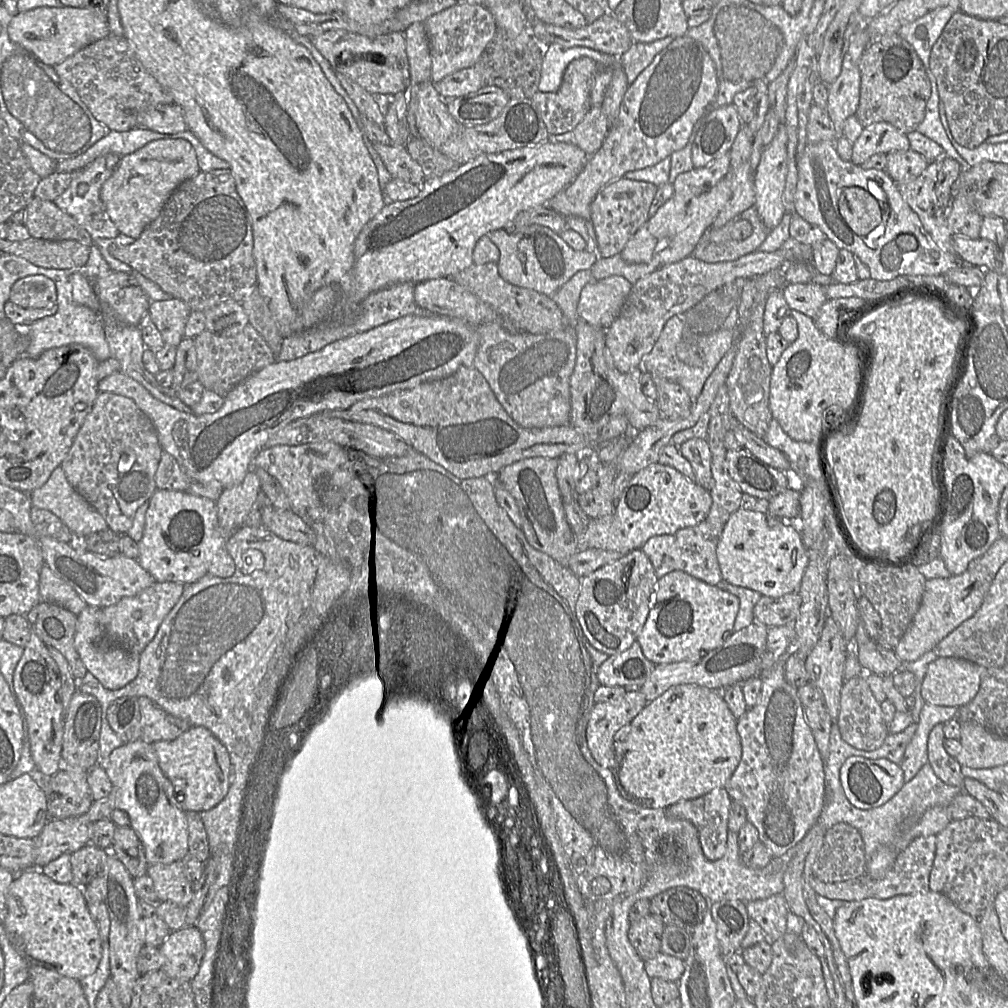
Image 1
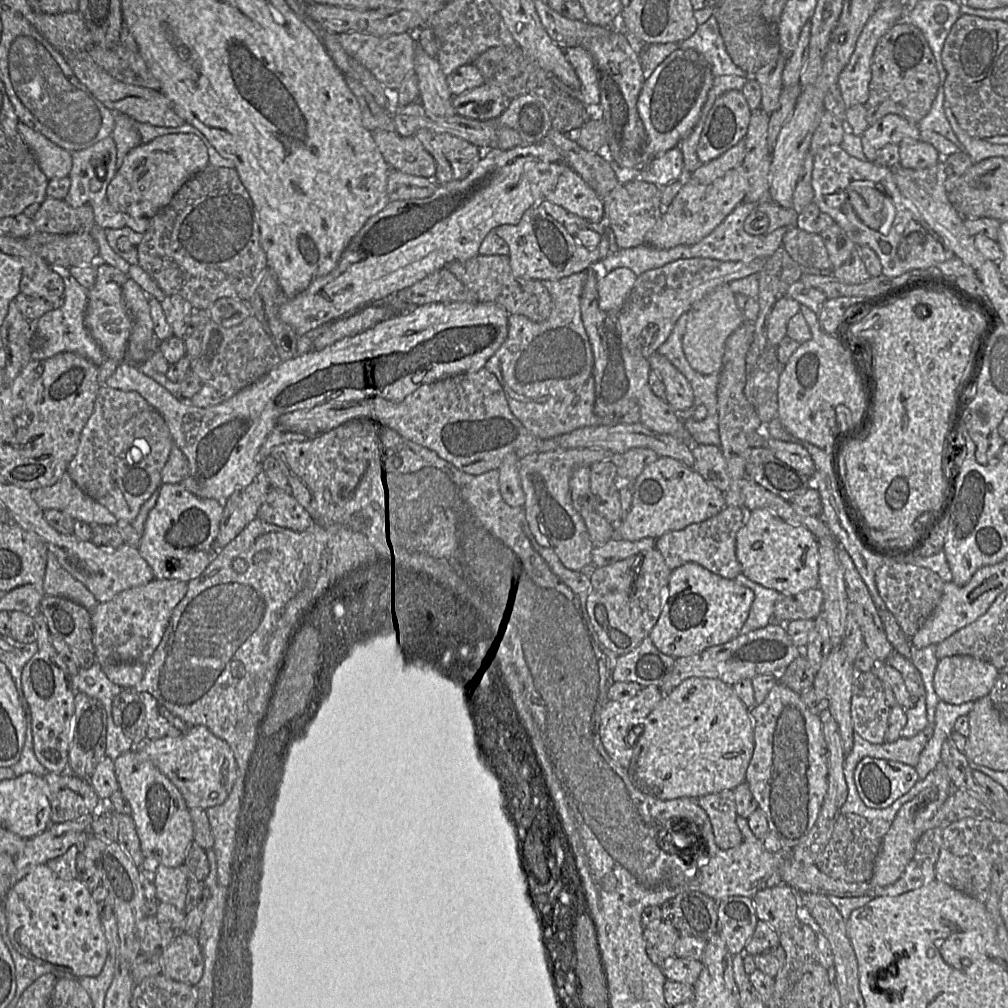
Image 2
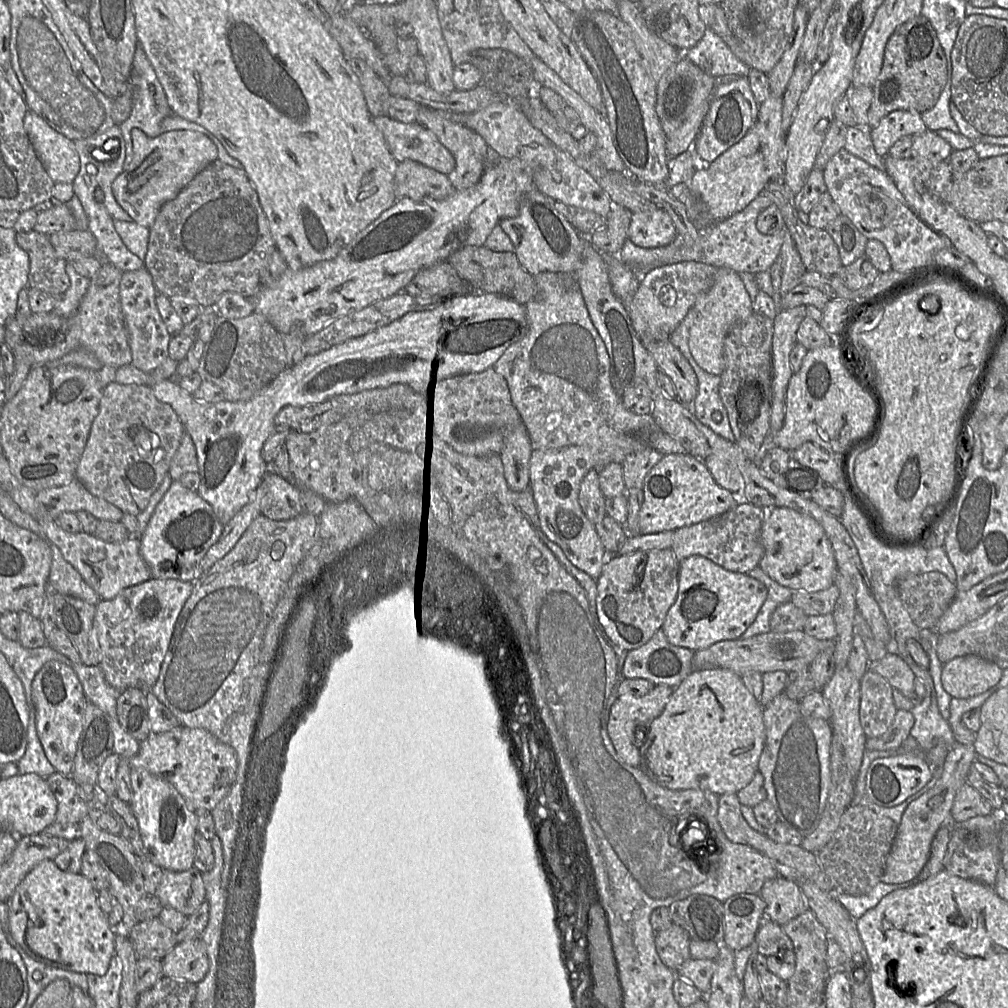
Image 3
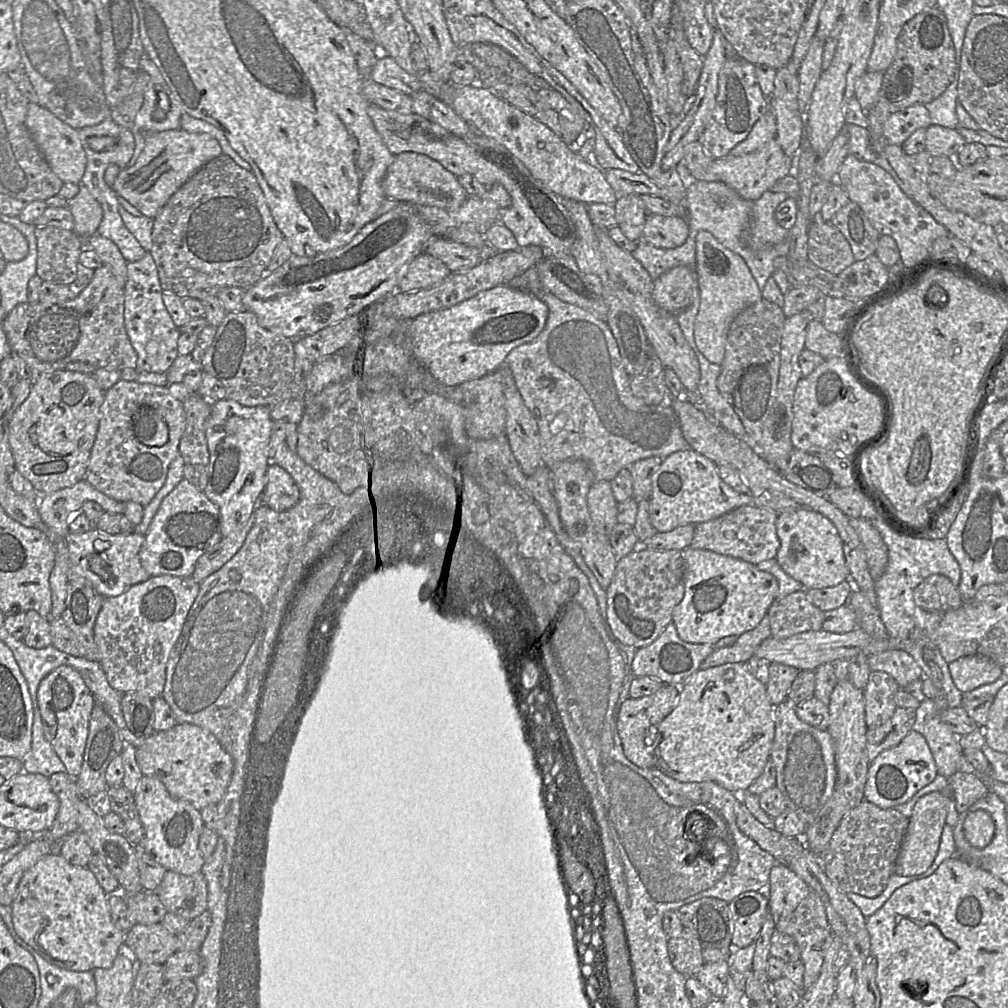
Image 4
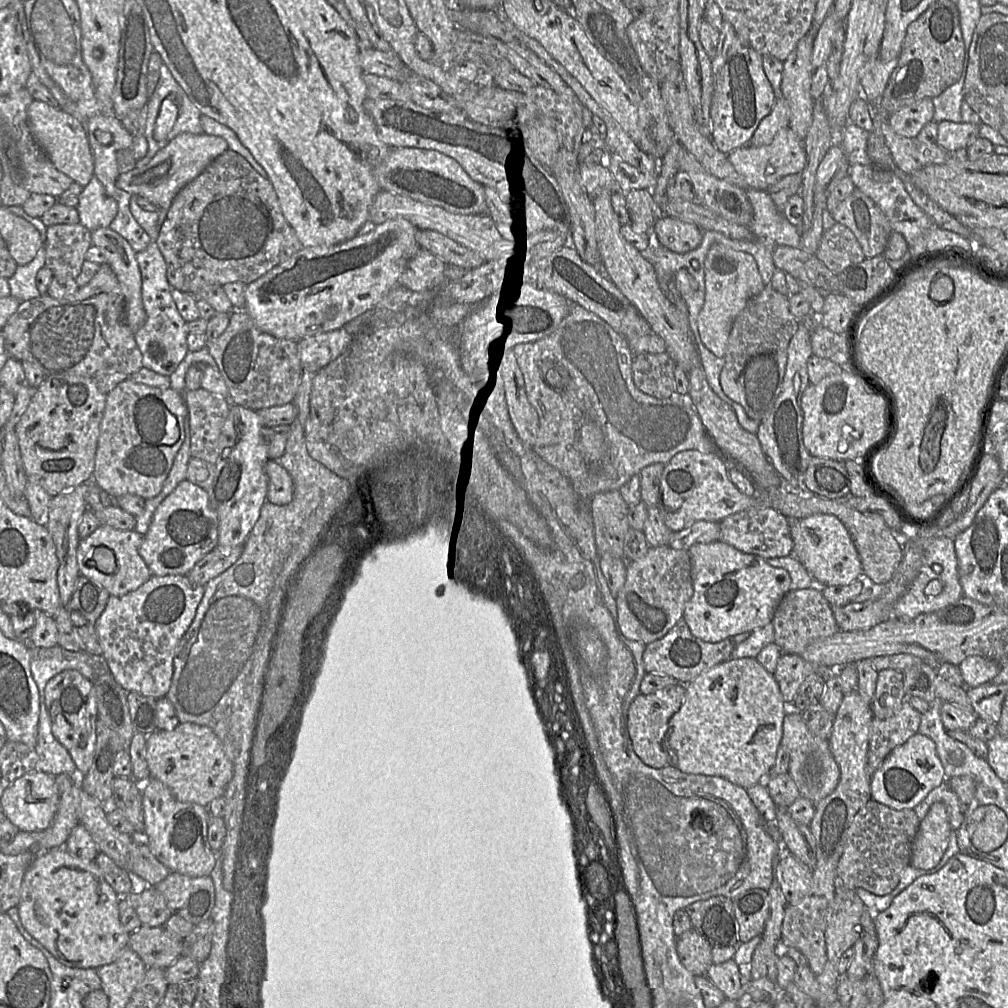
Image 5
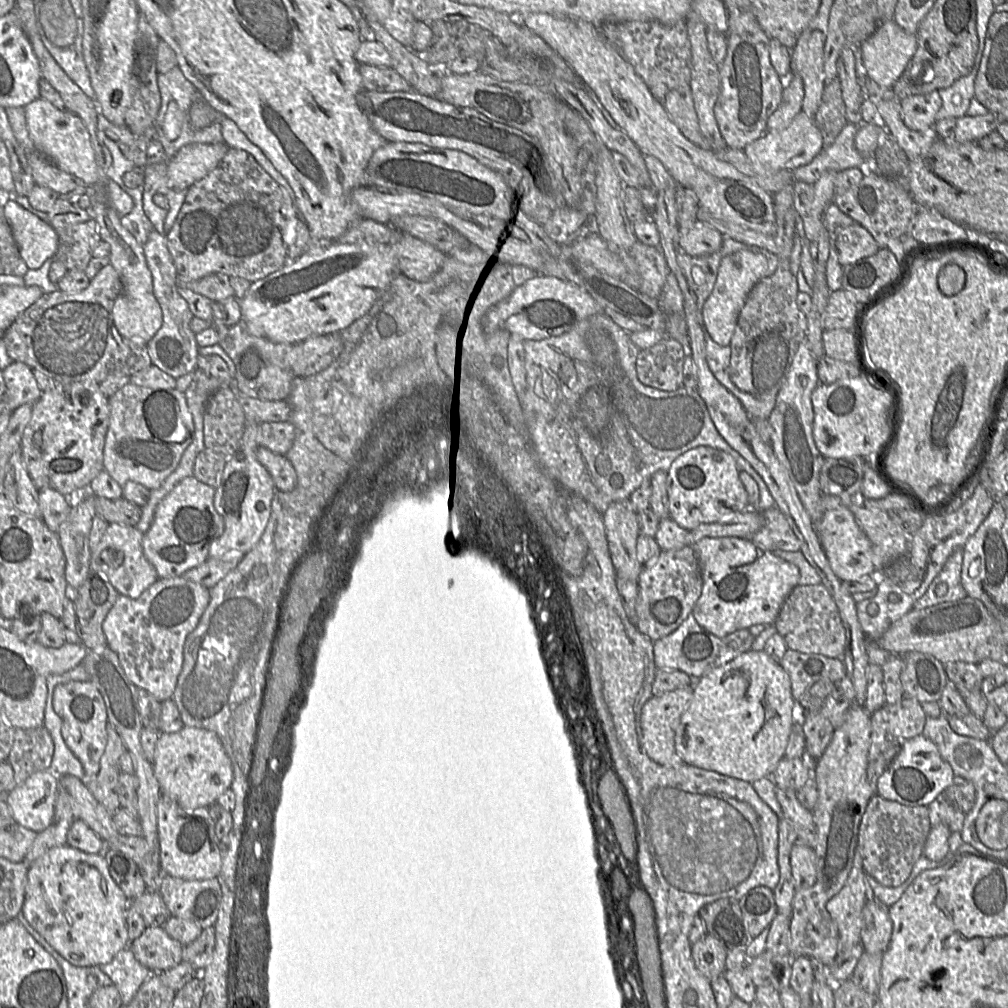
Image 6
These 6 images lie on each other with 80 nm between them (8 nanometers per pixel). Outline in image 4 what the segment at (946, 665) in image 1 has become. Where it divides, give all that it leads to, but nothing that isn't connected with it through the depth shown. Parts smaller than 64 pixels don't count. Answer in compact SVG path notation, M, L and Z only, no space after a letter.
M979 654L960 657L949 663L948 668L954 685L962 693L993 683L1002 673L997 662Z

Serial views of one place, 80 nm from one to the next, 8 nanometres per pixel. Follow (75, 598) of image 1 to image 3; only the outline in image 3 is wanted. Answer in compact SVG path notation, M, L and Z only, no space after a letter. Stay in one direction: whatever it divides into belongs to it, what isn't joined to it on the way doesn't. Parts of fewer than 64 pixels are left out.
M51 545L52 563L48 576L48 585L58 594L72 596L89 604L98 605L100 597L83 580L81 575L68 563L59 548Z

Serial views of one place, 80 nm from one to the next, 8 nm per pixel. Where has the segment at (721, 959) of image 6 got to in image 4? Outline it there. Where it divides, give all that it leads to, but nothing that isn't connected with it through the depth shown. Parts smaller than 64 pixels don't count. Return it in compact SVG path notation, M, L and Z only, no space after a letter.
M684 928L676 936L669 936L668 954L674 968L688 977L706 963L702 956L703 946L698 937L689 929Z

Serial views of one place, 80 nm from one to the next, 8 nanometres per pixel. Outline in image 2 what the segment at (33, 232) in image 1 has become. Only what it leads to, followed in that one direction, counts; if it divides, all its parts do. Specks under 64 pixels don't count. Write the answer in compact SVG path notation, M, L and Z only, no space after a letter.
M46 197L32 216L33 232L52 234L89 233L94 223L89 204L73 208L64 200Z

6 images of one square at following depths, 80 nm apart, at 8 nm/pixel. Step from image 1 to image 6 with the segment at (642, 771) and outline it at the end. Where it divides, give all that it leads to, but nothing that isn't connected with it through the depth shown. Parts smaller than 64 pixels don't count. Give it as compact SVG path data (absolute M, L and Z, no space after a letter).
M765 651L745 652L726 664L708 671L704 676L695 680L693 685L693 698L680 718L680 723L675 733L675 748L684 764L718 772L733 778L754 782L767 775L771 775L785 755L789 737L797 723L794 708L797 700L791 691L791 681L787 672L779 662L774 661Z

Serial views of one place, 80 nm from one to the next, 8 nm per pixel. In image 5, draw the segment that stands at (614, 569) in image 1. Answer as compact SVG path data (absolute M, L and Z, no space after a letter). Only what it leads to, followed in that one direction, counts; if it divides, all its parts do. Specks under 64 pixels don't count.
M668 546L650 548L643 557L629 561L626 572L625 583L615 596L617 625L627 639L648 645L665 636L683 618L685 606L694 593L690 555L688 550Z

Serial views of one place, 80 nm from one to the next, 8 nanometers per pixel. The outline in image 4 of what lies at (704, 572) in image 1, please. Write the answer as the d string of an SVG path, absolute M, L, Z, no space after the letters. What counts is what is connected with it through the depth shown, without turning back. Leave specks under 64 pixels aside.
M746 505L722 516L695 525L690 548L710 550L758 565L762 561L774 559L780 547L776 531L778 513L771 509Z

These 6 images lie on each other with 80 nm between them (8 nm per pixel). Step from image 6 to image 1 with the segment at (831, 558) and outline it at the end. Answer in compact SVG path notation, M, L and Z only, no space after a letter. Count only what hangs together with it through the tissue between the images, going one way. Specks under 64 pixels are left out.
M739 509L734 512L725 523L717 545L717 559L723 580L767 597L797 592L809 555L802 533L792 522L754 510Z

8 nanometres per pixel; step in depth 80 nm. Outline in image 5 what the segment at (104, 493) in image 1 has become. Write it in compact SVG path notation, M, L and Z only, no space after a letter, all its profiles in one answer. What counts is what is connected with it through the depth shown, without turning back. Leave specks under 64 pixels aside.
M127 379L106 395L105 409L95 454L92 480L112 498L136 495L145 500L158 495L188 431L188 411L183 392L135 383Z

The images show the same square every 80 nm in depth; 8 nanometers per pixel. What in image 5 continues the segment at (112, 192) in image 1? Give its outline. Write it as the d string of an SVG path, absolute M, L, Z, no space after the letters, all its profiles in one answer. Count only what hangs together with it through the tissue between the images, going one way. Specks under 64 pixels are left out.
M178 134L167 146L160 149L148 163L120 174L116 181L116 187L131 195L143 197L155 205L159 212L159 224L162 225L166 208L176 194L228 149L226 140L218 136Z

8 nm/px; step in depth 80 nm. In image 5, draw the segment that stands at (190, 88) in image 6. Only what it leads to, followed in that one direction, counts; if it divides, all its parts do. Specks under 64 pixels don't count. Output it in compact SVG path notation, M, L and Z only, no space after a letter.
M162 64L160 79L147 104L147 120L143 136L147 140L147 151L138 159L137 167L148 163L153 156L181 133L203 134L201 126L202 113L182 92L170 71Z

